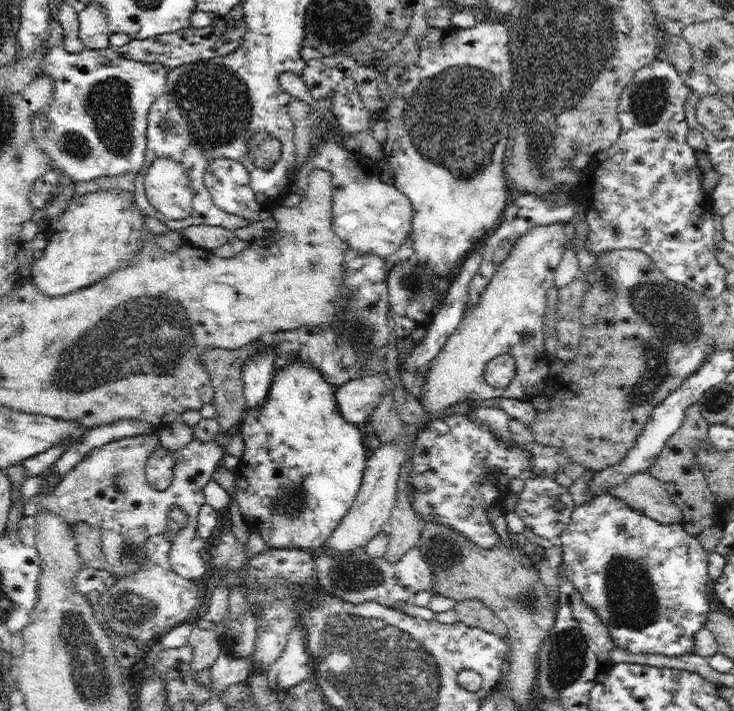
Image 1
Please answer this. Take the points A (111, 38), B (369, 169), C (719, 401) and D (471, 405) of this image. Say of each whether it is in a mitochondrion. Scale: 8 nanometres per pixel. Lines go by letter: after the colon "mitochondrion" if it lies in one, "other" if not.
A: other
B: other
C: mitochondrion
D: other

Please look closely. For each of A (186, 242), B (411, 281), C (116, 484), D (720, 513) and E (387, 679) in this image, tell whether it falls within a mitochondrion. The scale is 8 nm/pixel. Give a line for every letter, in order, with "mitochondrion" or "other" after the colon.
A: other
B: mitochondrion
C: mitochondrion
D: other
E: mitochondrion

